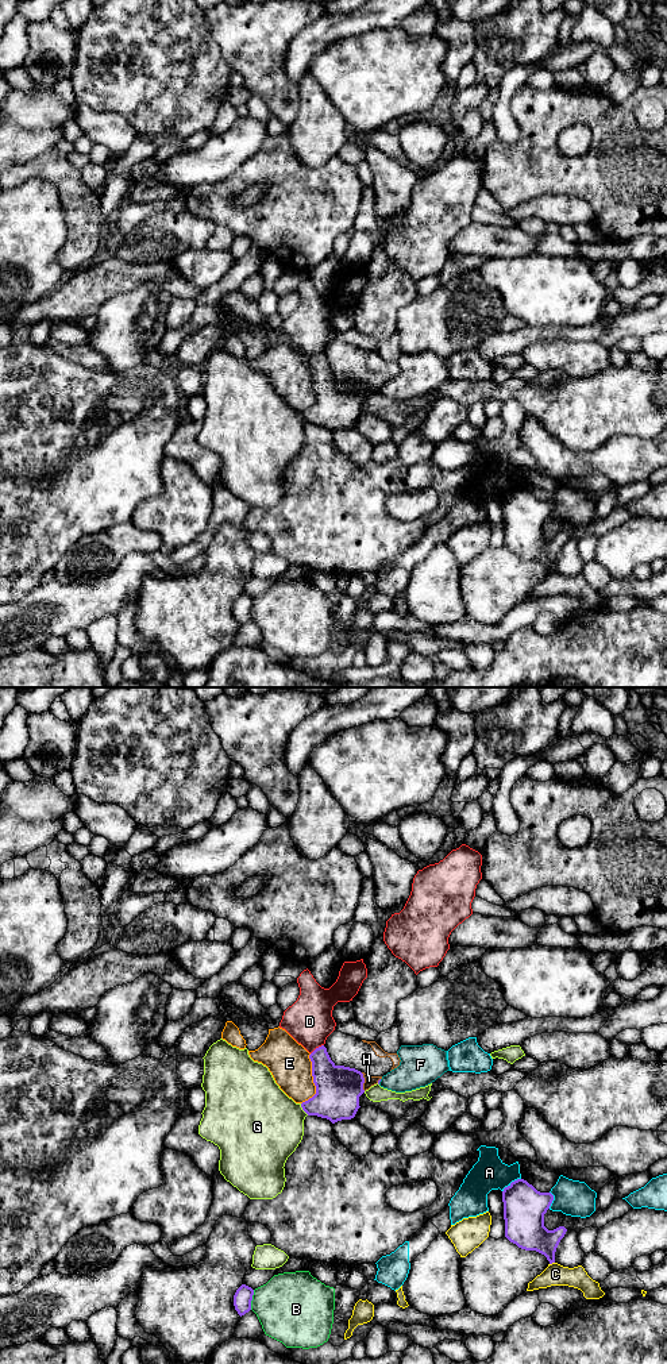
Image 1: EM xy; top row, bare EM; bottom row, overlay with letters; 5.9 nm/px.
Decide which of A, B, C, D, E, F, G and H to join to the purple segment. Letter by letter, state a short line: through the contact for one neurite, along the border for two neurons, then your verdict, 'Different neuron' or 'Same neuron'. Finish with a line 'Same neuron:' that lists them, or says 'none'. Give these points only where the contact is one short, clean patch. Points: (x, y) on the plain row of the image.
A: Different neuron
B: Different neuron
C: Different neuron
D: Line: xy (335, 393), (326, 384), (316, 357), (309, 330). Same neuron
E: Different neuron
F: Line: xy (381, 388), (378, 392). Different neuron
G: Different neuron
H: Different neuron
Same neuron: D

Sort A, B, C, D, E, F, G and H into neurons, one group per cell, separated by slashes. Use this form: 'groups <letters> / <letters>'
groups A / B / C / D / E / F / G / H

